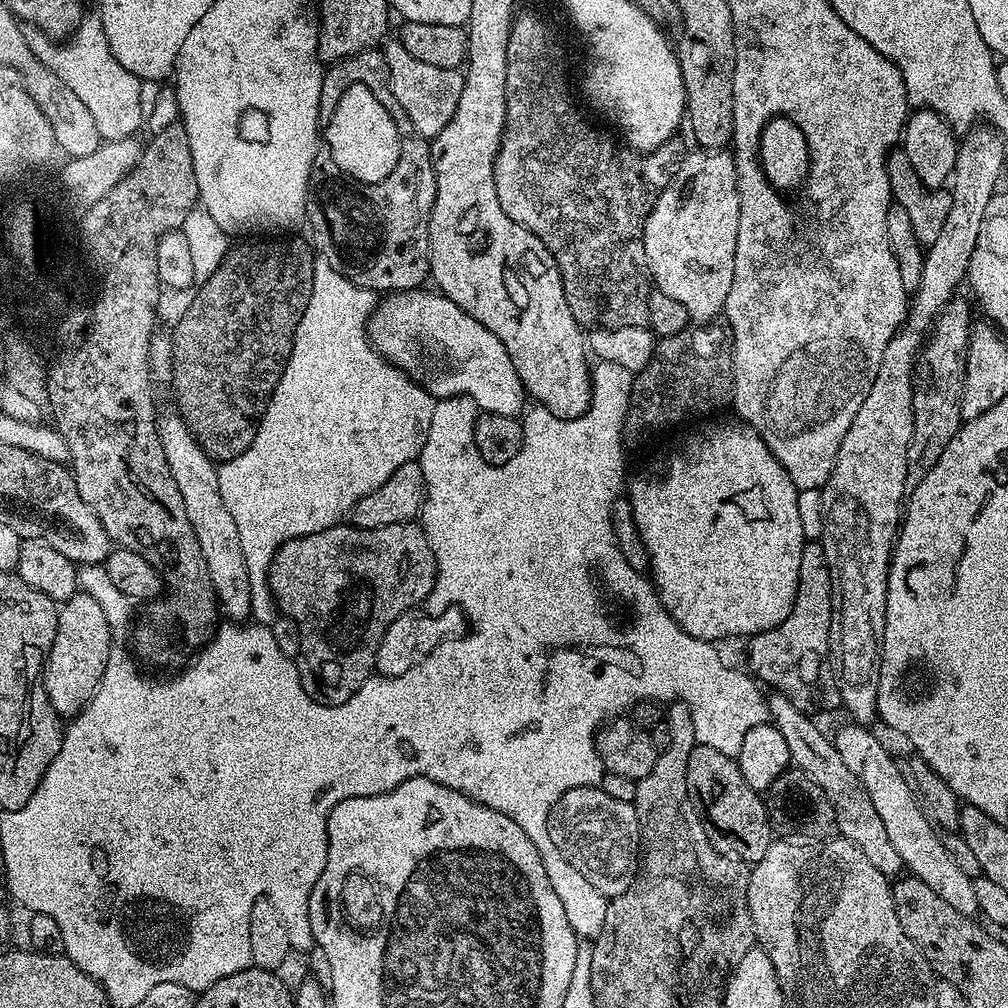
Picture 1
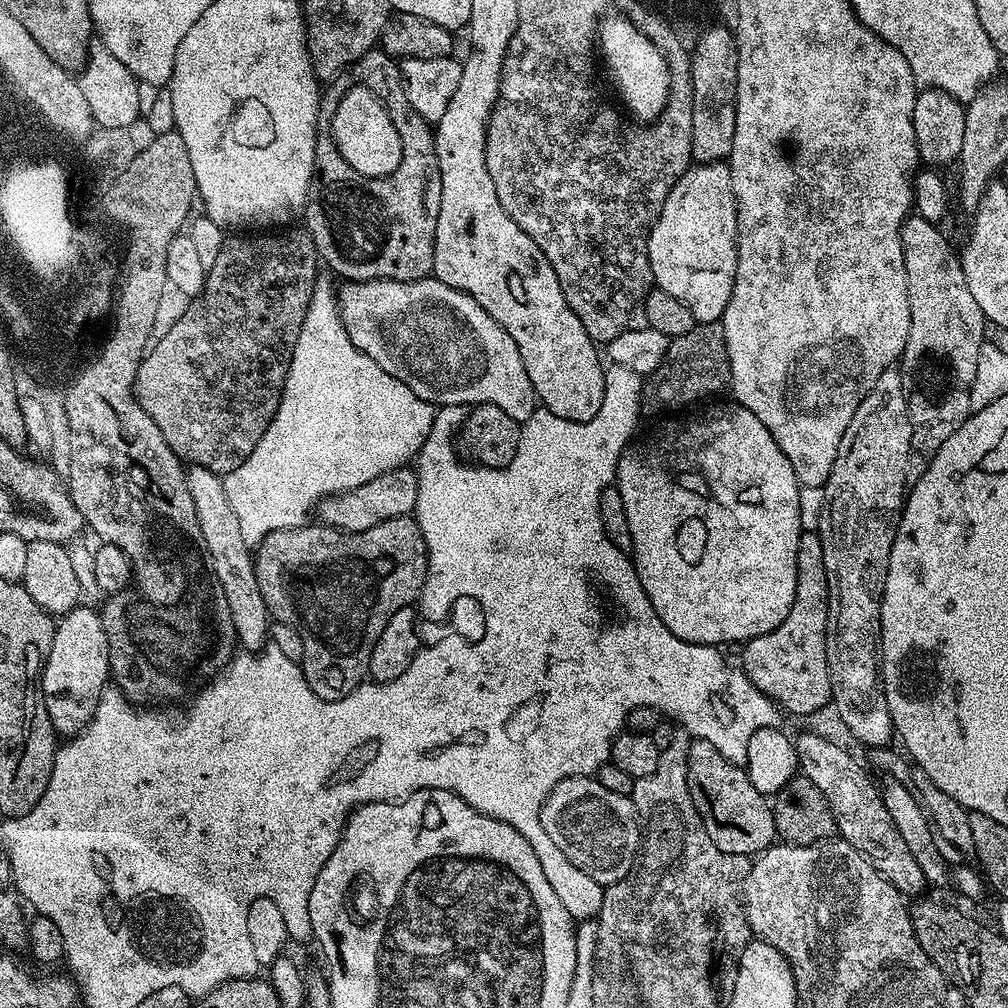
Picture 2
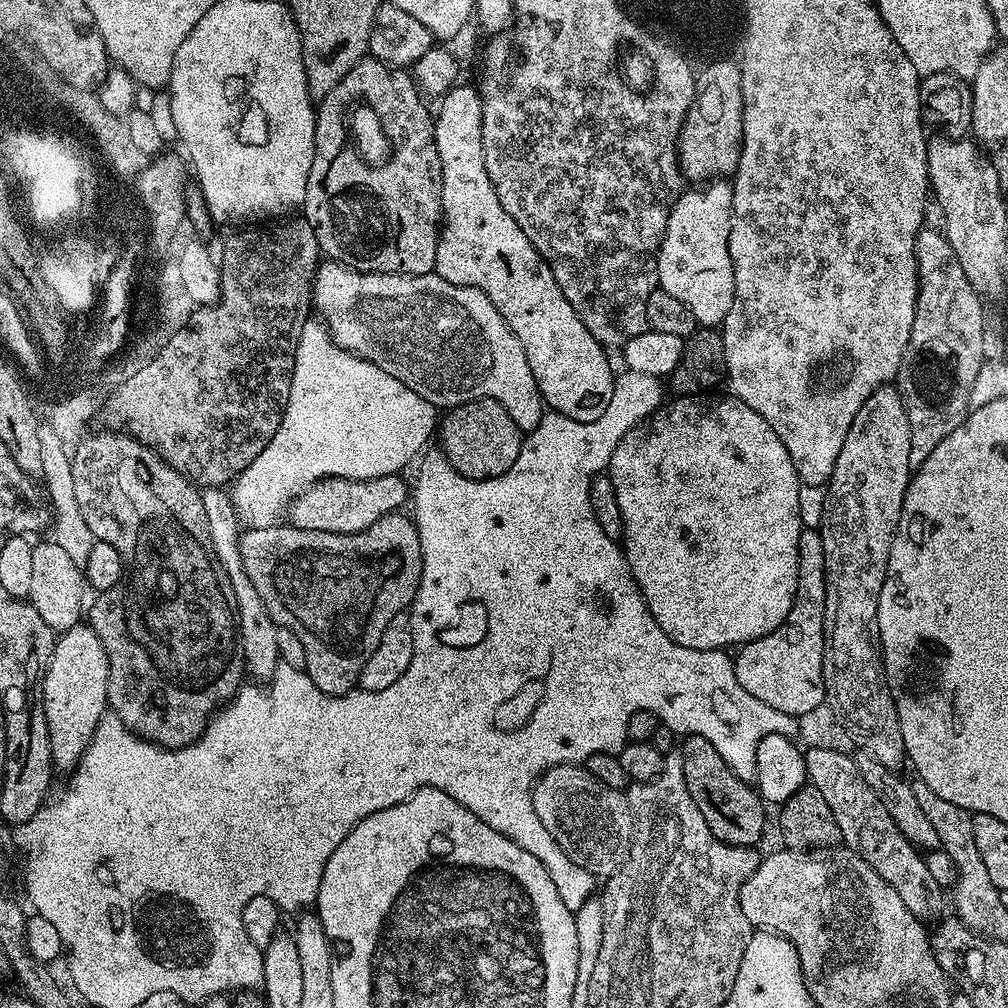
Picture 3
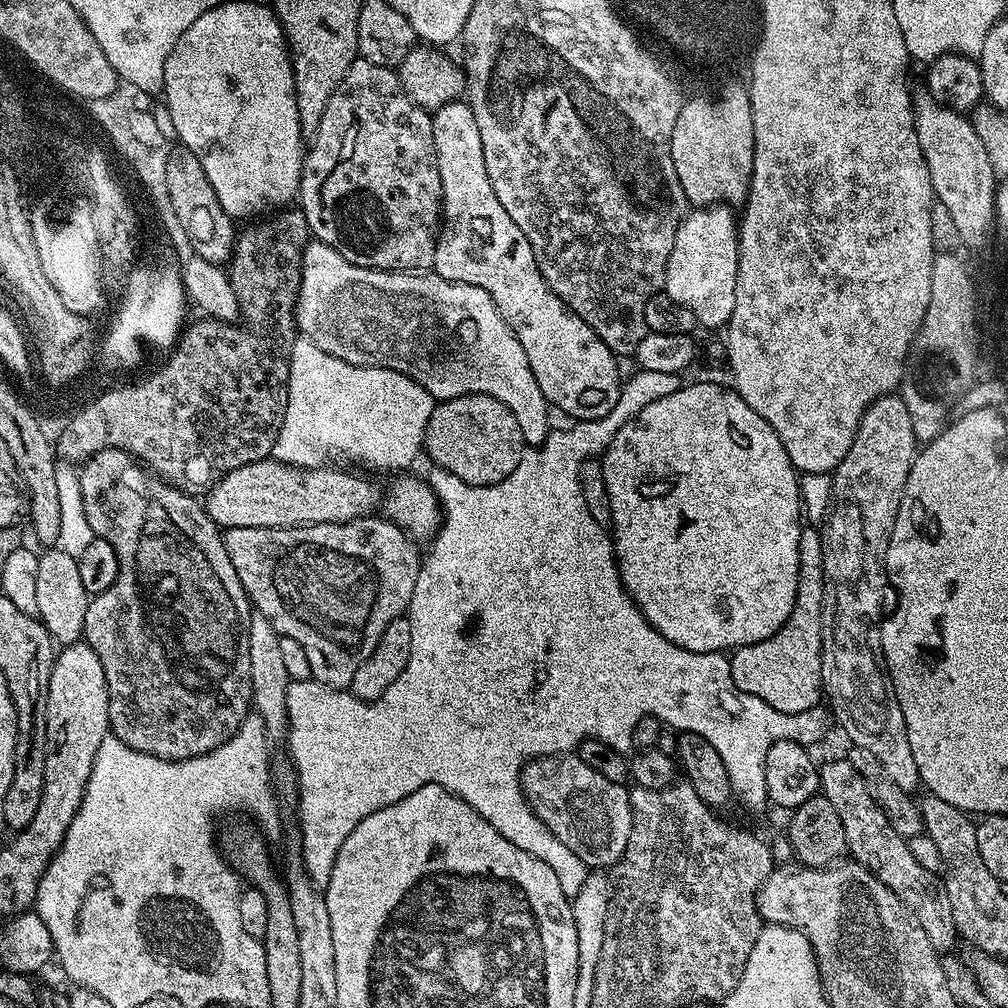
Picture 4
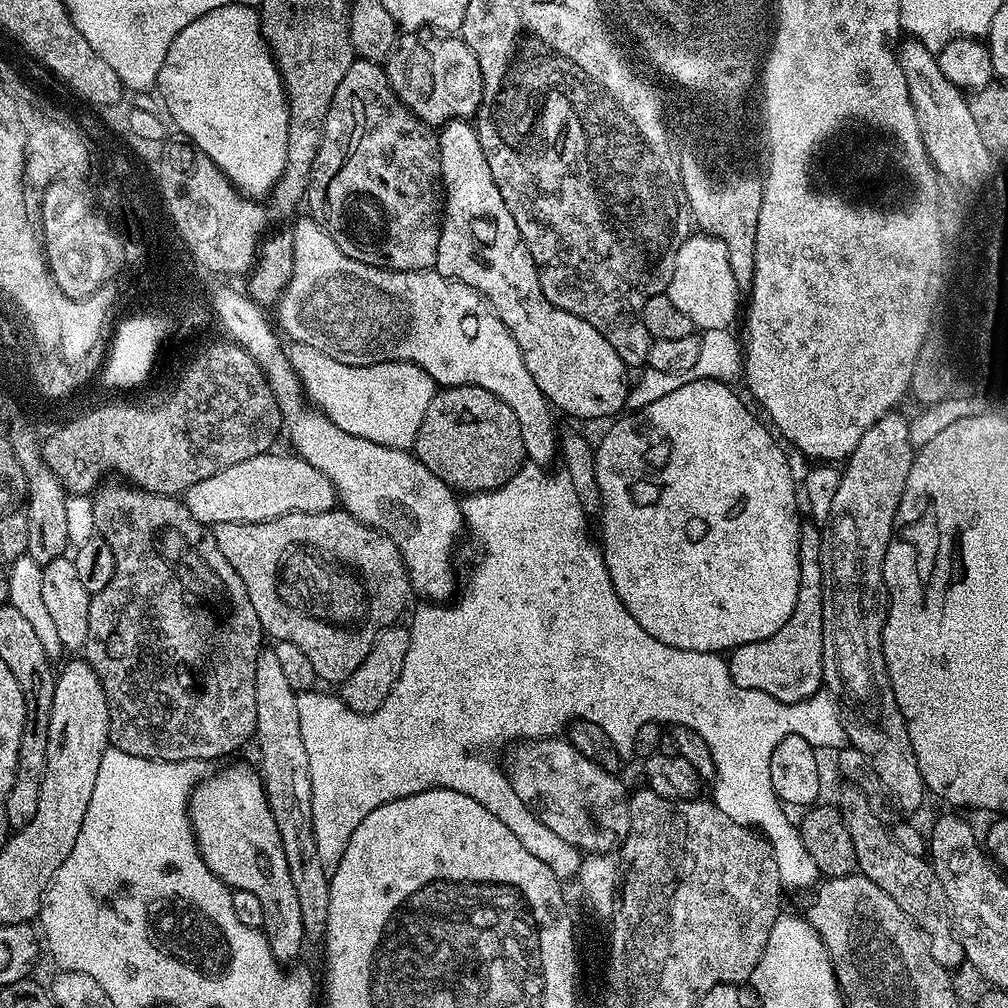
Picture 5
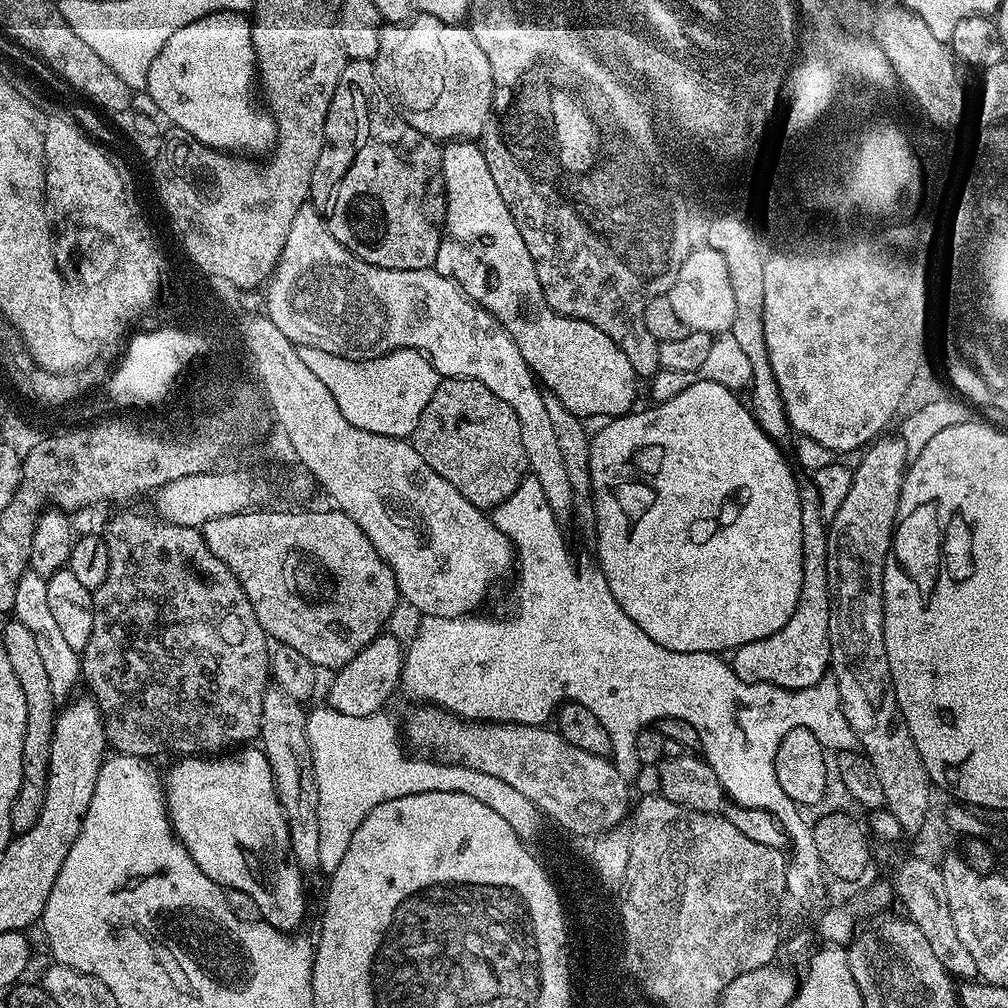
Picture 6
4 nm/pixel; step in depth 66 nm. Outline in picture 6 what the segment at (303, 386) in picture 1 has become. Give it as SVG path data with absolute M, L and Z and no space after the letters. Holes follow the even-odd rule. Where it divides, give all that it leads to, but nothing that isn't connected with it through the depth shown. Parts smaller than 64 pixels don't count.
M298 347L298 358L302 358L302 362L324 383L326 390L330 390L346 422L383 436L411 437L418 426L418 418L422 418L422 410L426 410L430 398L434 398L434 390L442 379L428 361L428 357L423 356L421 352L416 352L413 348L400 348L396 352L373 360L347 360L341 356L326 354L326 350Z

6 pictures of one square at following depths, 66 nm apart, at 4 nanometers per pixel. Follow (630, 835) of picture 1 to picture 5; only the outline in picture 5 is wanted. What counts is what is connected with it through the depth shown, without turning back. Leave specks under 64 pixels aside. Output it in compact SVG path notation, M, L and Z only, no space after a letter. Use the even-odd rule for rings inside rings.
M564 738L547 740L529 739L515 745L516 753L512 756L512 765L507 765L508 781L514 786L518 798L534 815L541 820L558 838L579 848L581 853L615 853L628 837L628 798L629 789L624 789L621 778L615 772L607 772L596 765L585 754L580 754Z

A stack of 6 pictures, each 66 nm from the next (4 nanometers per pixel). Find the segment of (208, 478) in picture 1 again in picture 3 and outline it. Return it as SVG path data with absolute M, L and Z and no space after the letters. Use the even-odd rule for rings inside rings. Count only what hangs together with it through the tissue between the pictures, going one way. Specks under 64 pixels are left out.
M205 487L202 492L202 506L206 506L206 522L210 530L212 549L222 570L226 570L226 578L230 578L232 602L236 605L236 630L240 650L244 654L247 675L253 681L267 682L275 674L276 665L281 663L276 633L278 625L270 618L266 610L266 602L262 602L254 582L250 582L250 574L246 574L246 566L242 566L240 549L242 521L236 515L231 495L223 487Z

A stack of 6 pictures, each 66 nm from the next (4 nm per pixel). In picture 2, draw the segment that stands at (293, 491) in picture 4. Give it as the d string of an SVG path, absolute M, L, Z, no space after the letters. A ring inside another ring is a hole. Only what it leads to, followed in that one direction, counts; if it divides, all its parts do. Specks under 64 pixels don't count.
M405 466L386 470L386 474L378 474L378 478L370 478L370 482L349 492L342 492L339 496L329 496L319 505L318 520L342 532L361 532L370 530L370 526L378 526L378 522L386 522L386 518L412 516L417 502L418 478L411 467Z

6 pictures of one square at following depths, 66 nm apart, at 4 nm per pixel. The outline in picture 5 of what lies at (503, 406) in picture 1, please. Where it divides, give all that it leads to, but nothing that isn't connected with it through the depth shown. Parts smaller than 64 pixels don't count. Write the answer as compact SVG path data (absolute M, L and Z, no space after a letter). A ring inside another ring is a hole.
M305 218L305 220L298 221L296 225L291 225L290 231L293 236L293 270L290 273L290 280L274 308L277 318L280 319L280 324L278 323L279 331L285 337L288 335L289 341L305 344L306 346L314 346L314 350L334 358L334 362L342 362L359 368L367 364L381 364L387 360L406 360L410 364L417 364L426 374L430 374L430 378L440 388L453 388L454 386L469 384L470 386L478 386L482 390L490 390L490 394L502 398L502 402L506 402L506 406L510 406L510 410L514 410L514 418L518 418L518 430L522 430L522 446L524 447L525 457L531 463L541 466L551 465L550 462L555 456L557 459L558 431L556 432L556 420L552 417L554 409L542 394L542 390L538 390L538 382L534 382L534 378L530 378L530 370L526 370L526 362L522 358L522 350L518 346L518 342L514 342L510 330L497 318L496 313L493 312L487 300L479 292L475 292L460 280L441 276L435 270L426 272L391 272L389 268L375 268L366 262L358 262L354 258L342 254L342 250L338 250L338 246L332 241L330 234L322 227L319 220Z

